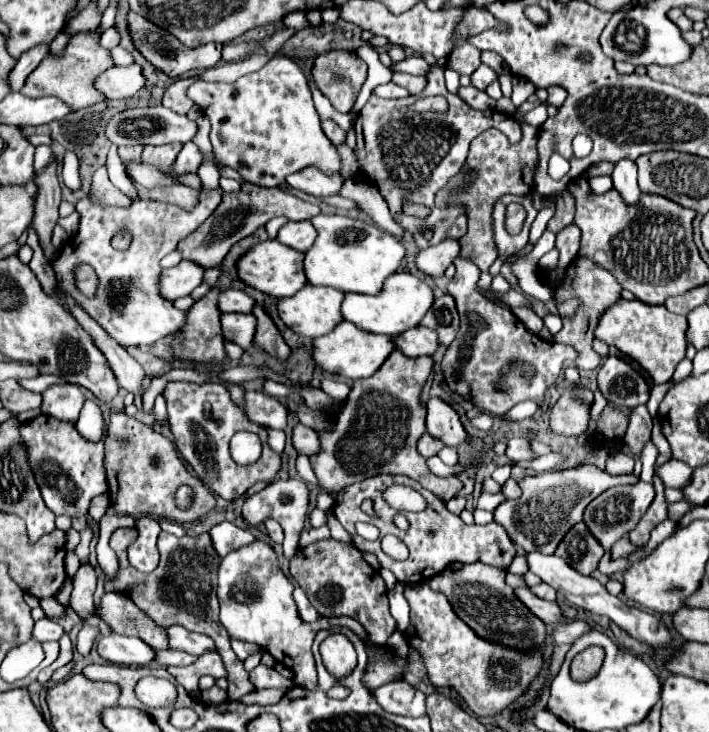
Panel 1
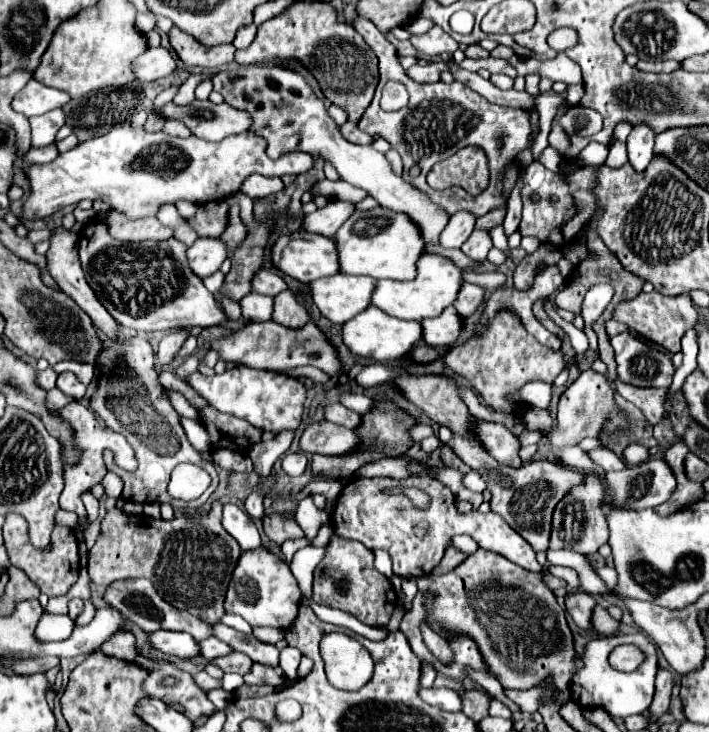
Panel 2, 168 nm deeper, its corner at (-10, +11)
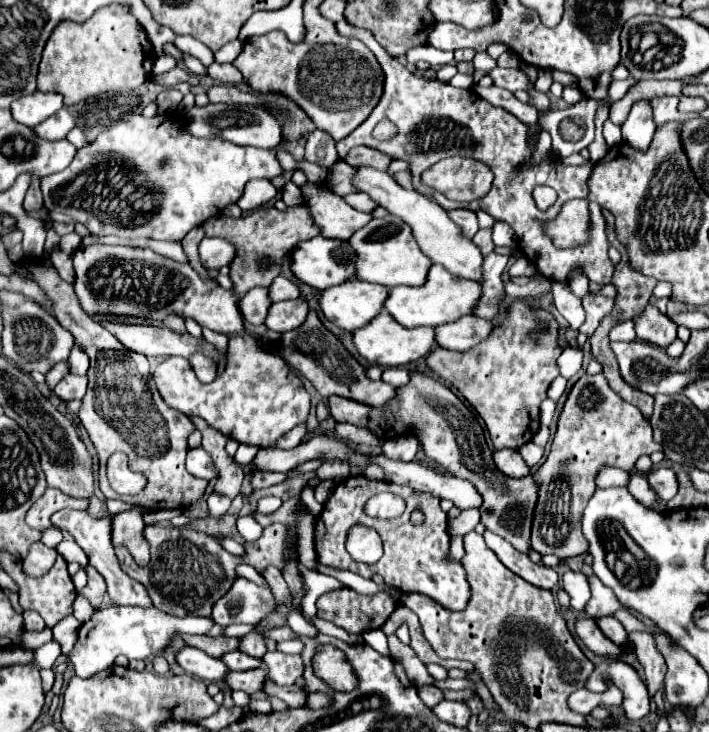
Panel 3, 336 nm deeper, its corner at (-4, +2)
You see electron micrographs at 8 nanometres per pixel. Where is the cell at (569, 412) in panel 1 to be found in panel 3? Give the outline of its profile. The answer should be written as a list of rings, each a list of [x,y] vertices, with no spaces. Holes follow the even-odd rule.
[[[584,374],[572,386],[572,390],[566,398],[566,404],[558,418],[558,430],[556,430],[550,454],[548,454],[546,462],[536,472],[536,478],[540,478],[542,488],[540,488],[540,504],[536,506],[536,518],[532,524],[532,548],[536,552],[540,552],[542,556],[556,554],[560,560],[586,554],[588,540],[582,534],[582,512],[596,488],[594,478],[598,474],[598,468],[602,464],[610,464],[610,466],[618,466],[618,468],[630,472],[642,454],[650,456],[652,452],[660,452],[660,450],[662,450],[662,446],[654,442],[652,428],[648,422],[644,422],[640,410],[636,410],[636,406],[624,402],[616,392],[612,392],[612,388],[608,386],[608,382],[604,380],[602,374],[596,374],[596,376]]]

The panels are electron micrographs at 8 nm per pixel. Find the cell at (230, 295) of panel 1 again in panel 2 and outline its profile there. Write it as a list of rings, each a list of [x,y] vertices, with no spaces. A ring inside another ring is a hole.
[[[262,269],[254,277],[254,281],[252,281],[252,289],[258,291],[258,293],[264,293],[264,295],[274,297],[280,291],[288,289],[288,285],[286,285],[286,281],[282,279],[282,275],[278,271],[274,271],[274,269]]]

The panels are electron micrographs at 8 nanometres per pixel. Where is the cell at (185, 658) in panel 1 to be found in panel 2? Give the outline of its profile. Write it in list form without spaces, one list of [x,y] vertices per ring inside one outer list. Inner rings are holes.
[[[210,637],[206,641],[200,641],[200,647],[202,647],[202,657],[206,657],[208,661],[218,659],[218,657],[224,657],[224,655],[230,655],[234,651],[234,649],[230,649],[230,645],[218,641],[216,637]]]

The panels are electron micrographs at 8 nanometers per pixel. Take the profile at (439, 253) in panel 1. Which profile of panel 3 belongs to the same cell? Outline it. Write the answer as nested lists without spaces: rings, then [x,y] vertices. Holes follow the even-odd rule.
[[[450,210],[448,216],[450,216],[452,222],[456,222],[462,228],[462,234],[466,238],[472,238],[478,232],[476,212],[472,212],[472,210]]]

